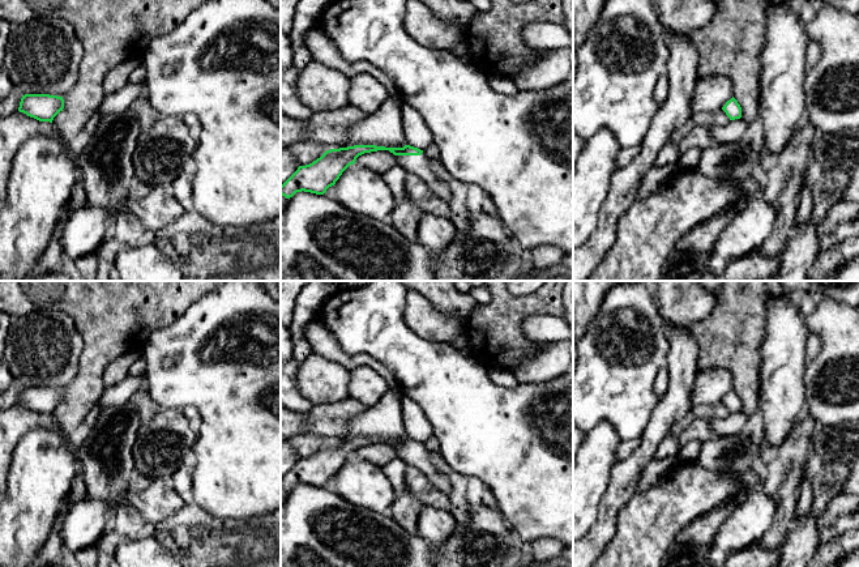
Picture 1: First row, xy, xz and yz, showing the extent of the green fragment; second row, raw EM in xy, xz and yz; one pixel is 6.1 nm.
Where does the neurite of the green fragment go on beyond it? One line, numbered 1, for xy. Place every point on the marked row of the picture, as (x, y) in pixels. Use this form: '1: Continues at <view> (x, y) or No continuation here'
1: No continuation here

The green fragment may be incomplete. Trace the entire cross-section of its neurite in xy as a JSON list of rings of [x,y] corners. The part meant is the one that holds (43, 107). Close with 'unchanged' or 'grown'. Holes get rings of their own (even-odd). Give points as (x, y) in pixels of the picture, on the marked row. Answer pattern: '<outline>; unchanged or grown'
[[[25,94],[21,98],[18,111],[39,122],[52,123],[54,118],[63,111],[63,97],[50,94]]]; unchanged

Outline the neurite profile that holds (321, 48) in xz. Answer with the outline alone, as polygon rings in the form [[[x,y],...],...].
[[[315,25],[303,35],[305,48],[309,51],[312,60],[324,64],[325,67],[334,68],[338,72],[347,74],[350,78],[368,73],[385,85],[389,95],[398,91],[396,84],[380,69],[367,61],[346,61],[337,51],[334,43]]]

